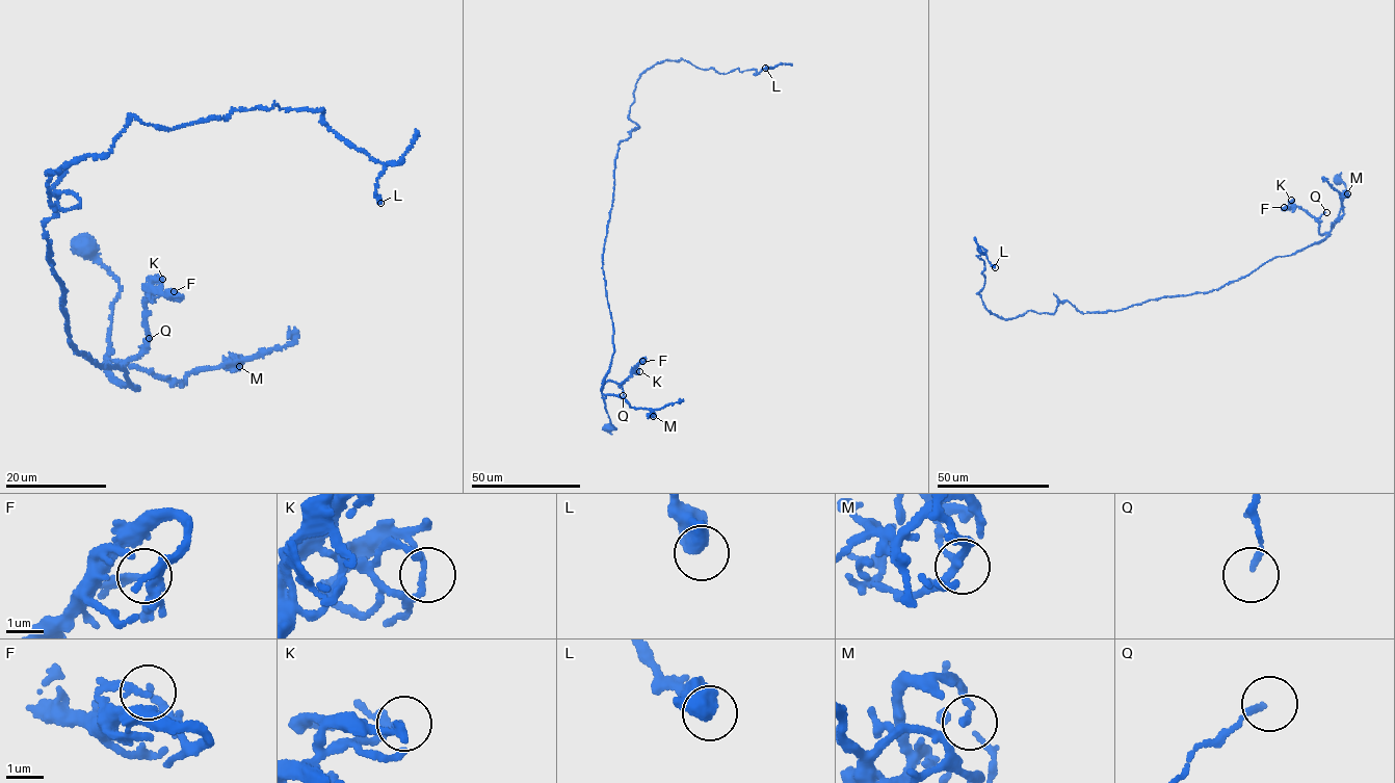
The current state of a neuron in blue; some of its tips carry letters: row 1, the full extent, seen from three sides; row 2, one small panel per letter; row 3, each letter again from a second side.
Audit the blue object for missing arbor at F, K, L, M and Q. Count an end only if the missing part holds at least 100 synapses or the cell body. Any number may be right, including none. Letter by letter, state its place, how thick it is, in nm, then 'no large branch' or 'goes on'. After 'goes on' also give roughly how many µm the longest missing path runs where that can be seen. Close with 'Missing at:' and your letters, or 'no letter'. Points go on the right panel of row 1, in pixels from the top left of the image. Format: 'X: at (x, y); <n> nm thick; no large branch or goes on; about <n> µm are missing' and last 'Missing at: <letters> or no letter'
F: at (1284, 207); 180 nm thick; no large branch
K: at (1291, 200); 150 nm thick; no large branch
L: at (995, 267); 650 nm thick; no large branch
M: at (1347, 193); 160 nm thick; no large branch
Q: at (1326, 212); 140 nm thick; no large branch
Missing at: no letter

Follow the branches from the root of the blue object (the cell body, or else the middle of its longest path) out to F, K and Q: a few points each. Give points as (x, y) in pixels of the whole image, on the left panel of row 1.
F: (83, 246), (120, 285), (105, 364), (126, 364), (142, 350), (148, 336), (146, 288), (166, 295), (174, 291)
K: (83, 246), (120, 285), (105, 364), (126, 364), (142, 350), (146, 294), (162, 279)
Q: (83, 246), (120, 285), (119, 296), (112, 306), (105, 364), (126, 364), (141, 351), (149, 338)

